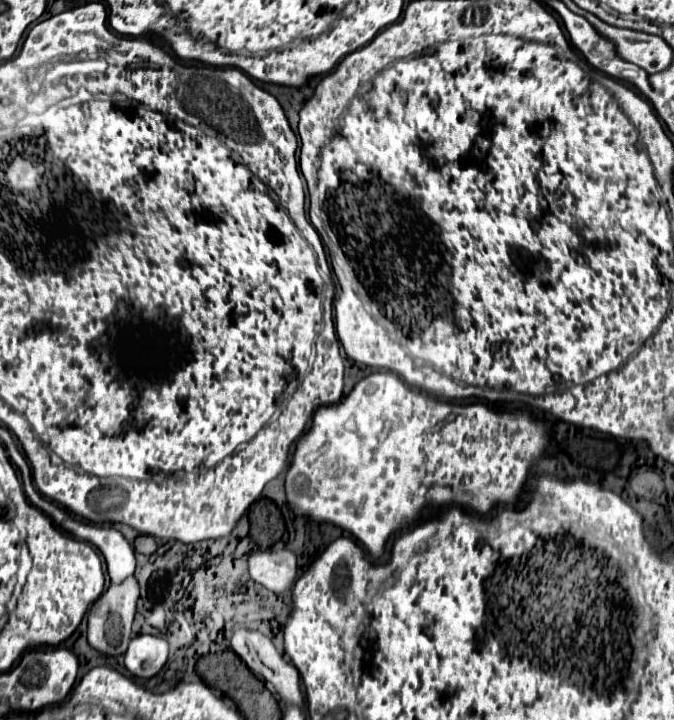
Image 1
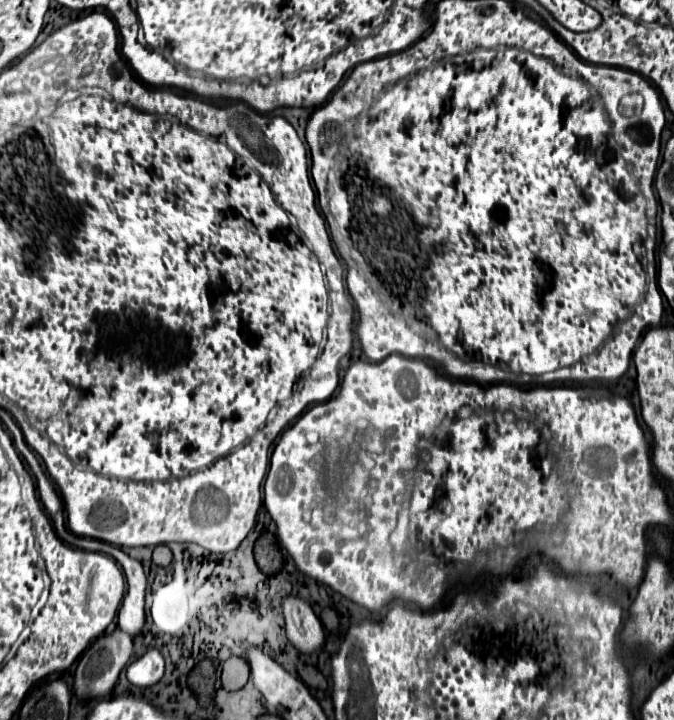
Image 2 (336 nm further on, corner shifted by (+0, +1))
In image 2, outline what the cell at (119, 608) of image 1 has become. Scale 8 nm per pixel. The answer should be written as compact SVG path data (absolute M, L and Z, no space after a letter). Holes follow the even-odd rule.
M116 627L114 631L108 631L104 635L100 635L80 657L78 667L76 667L76 681L74 681L74 691L80 699L96 699L96 697L104 697L112 691L114 683L118 681L120 671L126 667L128 659L132 657L132 637Z

